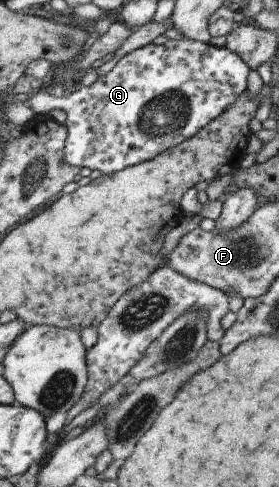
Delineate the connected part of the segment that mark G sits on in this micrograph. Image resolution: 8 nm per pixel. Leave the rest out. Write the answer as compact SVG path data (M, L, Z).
M189 38L182 40L167 40L164 44L156 45L155 43L145 44L144 46L129 52L123 56L115 65L115 67L96 80L90 87L82 87L69 95L62 97L55 97L49 92L49 88L43 89L32 95L29 99L28 106L34 111L34 113L49 113L51 109L62 109L66 113L66 125L68 126L68 137L65 146L65 161L72 166L88 167L91 170L97 169L103 175L112 176L114 173L120 172L129 166L134 166L144 161L151 161L154 157L157 157L160 153L167 151L168 149L175 148L179 144L183 144L185 140L199 133L206 125L212 123L219 116L223 116L224 112L227 112L233 104L237 103L247 91L247 85L249 85L249 73L251 68L248 62L246 62L238 53L231 51L226 46L216 47L209 42L200 42Z

